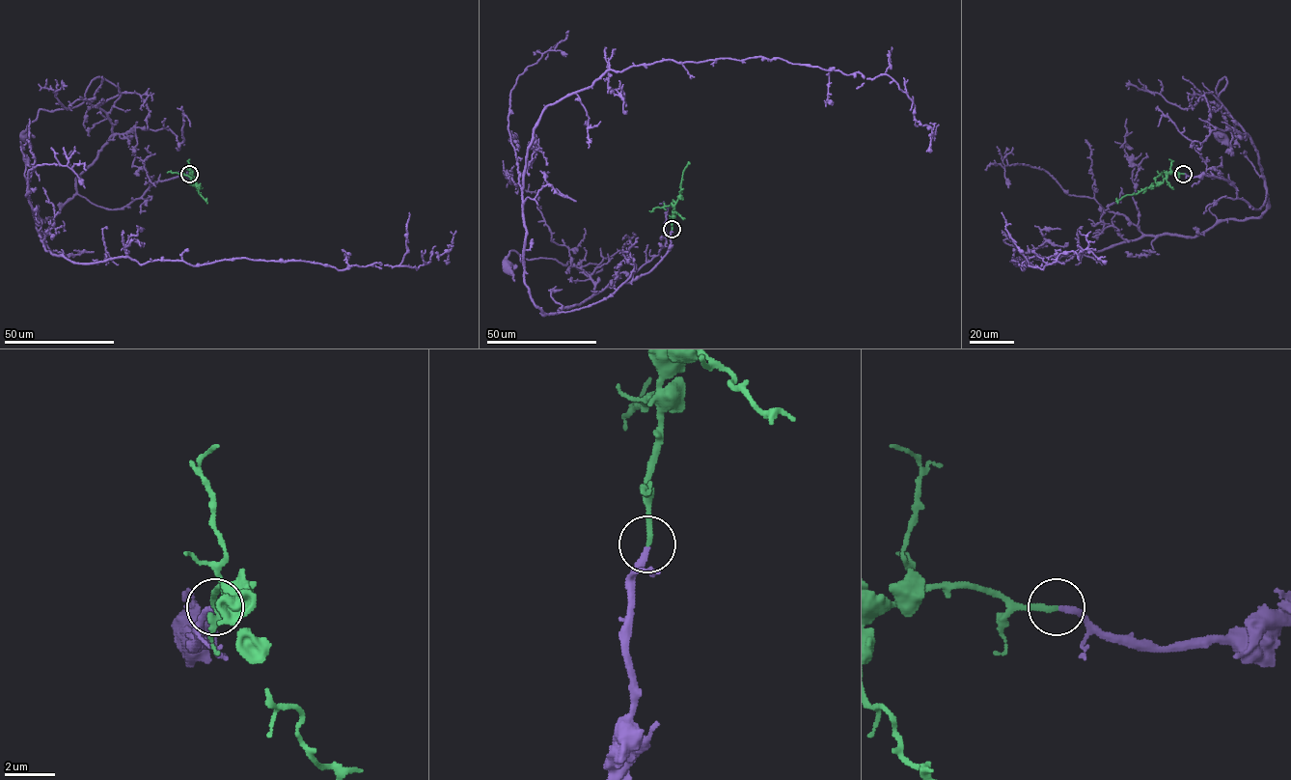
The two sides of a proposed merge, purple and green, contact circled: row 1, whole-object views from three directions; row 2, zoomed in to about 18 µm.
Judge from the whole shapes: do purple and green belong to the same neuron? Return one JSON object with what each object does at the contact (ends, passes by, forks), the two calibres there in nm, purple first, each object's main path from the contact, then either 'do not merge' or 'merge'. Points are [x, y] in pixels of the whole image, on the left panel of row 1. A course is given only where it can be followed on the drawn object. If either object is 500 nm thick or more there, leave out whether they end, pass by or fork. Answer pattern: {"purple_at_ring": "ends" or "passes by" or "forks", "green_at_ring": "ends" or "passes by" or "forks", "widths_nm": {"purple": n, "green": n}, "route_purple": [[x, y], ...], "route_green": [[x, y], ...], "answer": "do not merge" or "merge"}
{"purple_at_ring": "ends", "green_at_ring": "ends", "widths_nm": {"purple": 280, "green": 240}, "route_purple": [[189, 173], [121, 208], [77, 193], [112, 133], [103, 78], [23, 137]], "route_green": [[189, 173], [193, 184], [207, 203]], "answer": "merge"}

